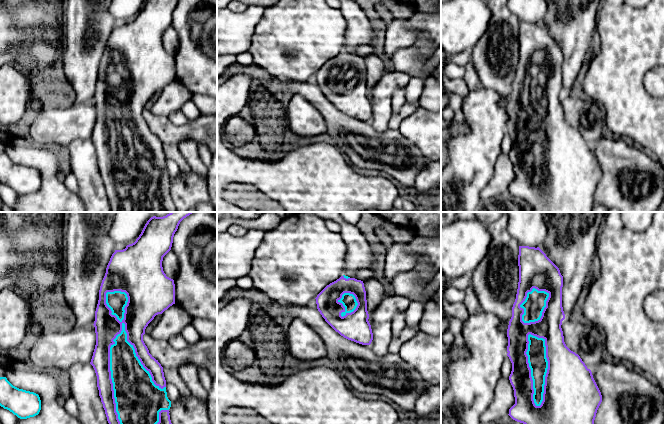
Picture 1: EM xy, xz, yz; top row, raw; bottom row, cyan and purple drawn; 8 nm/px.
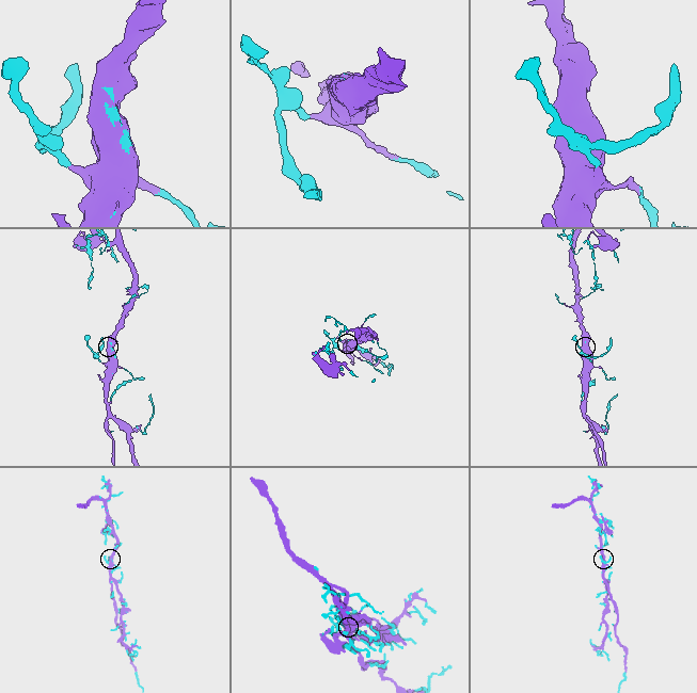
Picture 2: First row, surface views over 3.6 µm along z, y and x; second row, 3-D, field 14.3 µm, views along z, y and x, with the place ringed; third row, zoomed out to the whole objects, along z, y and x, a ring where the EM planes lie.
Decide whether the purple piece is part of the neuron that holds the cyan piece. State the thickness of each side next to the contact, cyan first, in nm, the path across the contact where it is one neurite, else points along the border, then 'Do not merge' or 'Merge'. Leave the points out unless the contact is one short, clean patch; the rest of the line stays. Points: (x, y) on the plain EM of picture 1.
Thickness 300 nm (cyan) against 190 nm. Merge

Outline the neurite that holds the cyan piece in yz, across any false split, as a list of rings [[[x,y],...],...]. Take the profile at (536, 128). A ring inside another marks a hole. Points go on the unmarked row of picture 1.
[[[519,22],[518,42],[518,65],[507,105],[507,132],[512,139],[509,156],[515,173],[515,180],[509,185],[508,191],[525,200],[532,212],[592,212],[602,171],[591,146],[564,118],[561,104],[565,95],[562,83],[563,52],[539,23]]]

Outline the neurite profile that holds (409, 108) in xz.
[[[408,102],[402,106],[400,111],[396,114],[392,114],[390,121],[389,121],[389,128],[394,129],[394,130],[399,130],[399,127],[402,123],[402,121],[412,114],[414,114],[417,110],[419,110],[420,104],[419,102]]]

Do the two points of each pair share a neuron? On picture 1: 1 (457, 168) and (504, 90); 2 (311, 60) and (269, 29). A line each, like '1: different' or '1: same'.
1: different
2: same

